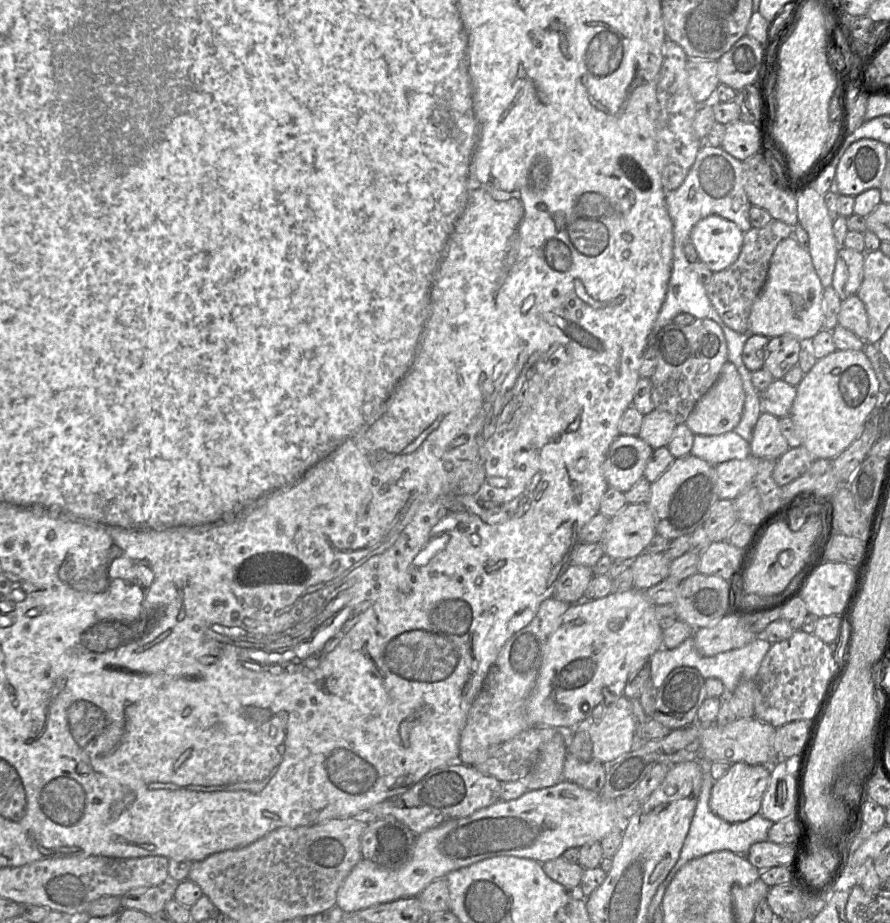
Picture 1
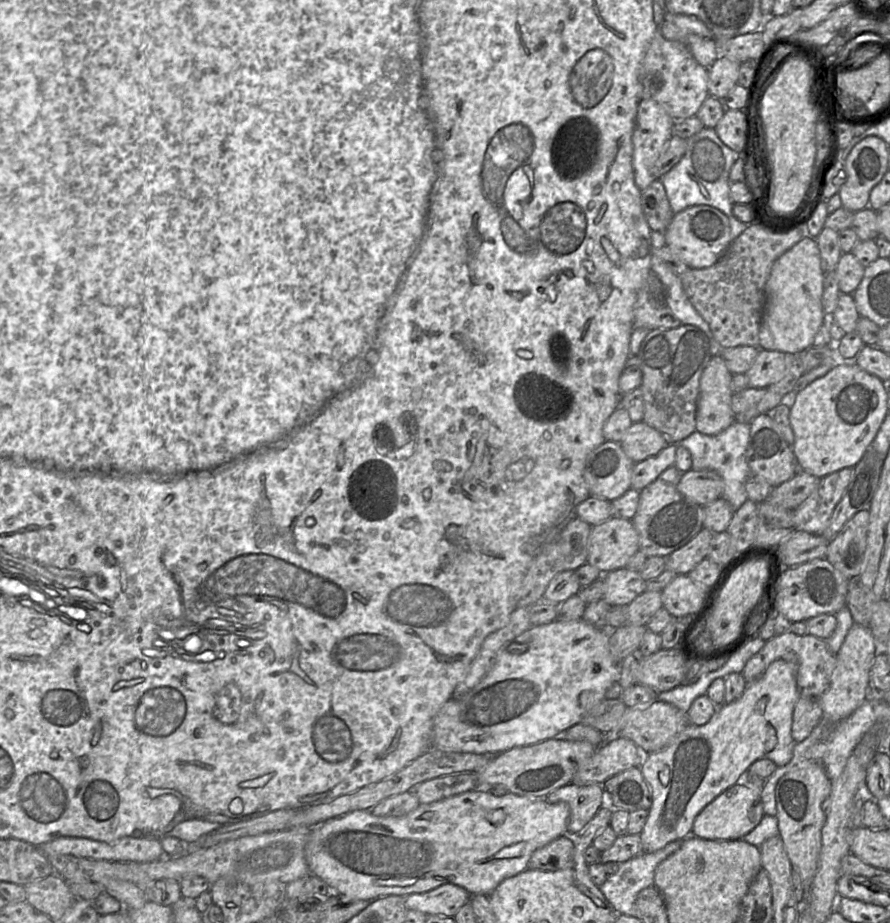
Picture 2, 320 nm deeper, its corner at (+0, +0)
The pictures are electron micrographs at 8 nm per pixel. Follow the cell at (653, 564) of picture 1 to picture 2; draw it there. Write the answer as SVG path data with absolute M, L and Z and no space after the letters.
M620 568L602 576L605 583L604 601L609 606L627 606L646 590L647 582L639 572Z

